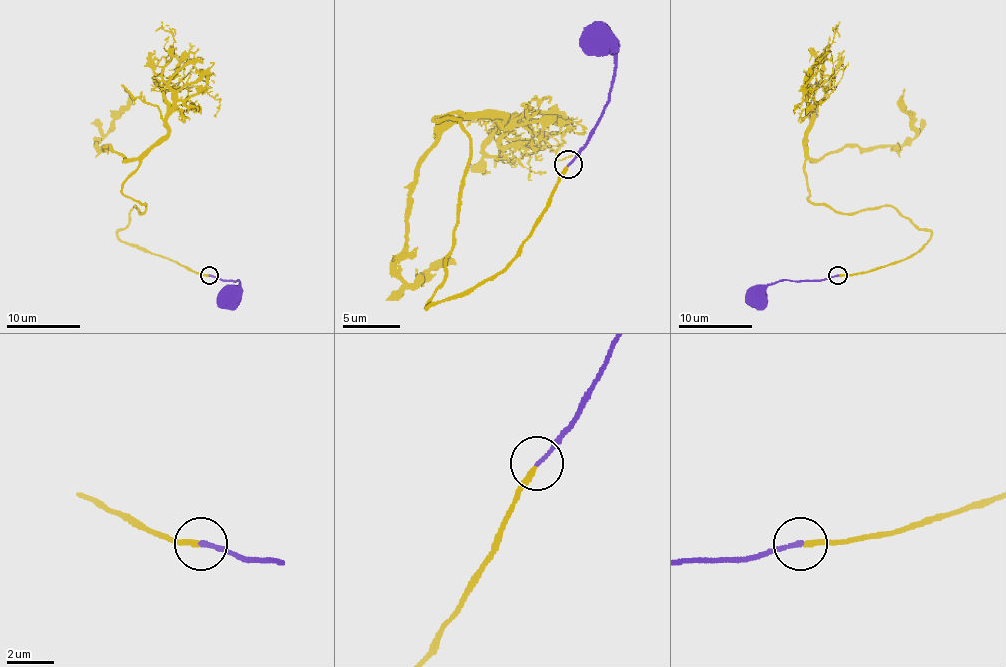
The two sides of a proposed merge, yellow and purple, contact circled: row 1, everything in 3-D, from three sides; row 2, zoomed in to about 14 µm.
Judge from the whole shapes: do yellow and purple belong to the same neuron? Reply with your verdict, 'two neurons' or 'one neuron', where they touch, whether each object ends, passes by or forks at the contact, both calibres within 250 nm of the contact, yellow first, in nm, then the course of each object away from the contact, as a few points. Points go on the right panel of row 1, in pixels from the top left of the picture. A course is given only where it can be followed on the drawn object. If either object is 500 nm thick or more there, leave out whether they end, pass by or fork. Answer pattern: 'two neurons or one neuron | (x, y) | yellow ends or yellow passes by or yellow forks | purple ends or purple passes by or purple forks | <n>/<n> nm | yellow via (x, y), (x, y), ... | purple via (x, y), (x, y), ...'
two neurons | (838, 275) | yellow ends | purple ends | 240/180 nm | yellow via (839, 275), (896, 264), (930, 238), (891, 206), (850, 214), (807, 199), (807, 160), (907, 143), (904, 88) | purple via (837, 275), (820, 280), (769, 284), (757, 295)

